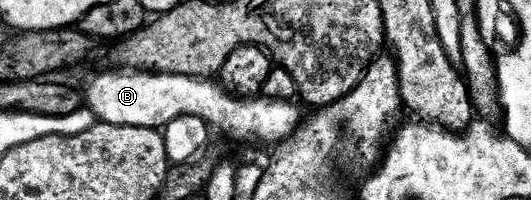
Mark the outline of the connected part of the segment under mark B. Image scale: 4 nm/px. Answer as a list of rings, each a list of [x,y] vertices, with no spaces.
[[[112,68],[106,74],[97,74],[89,82],[89,87],[84,87],[83,98],[87,103],[88,109],[92,110],[93,117],[98,123],[106,122],[112,126],[142,126],[143,128],[164,128],[167,124],[171,124],[171,120],[179,120],[179,116],[195,116],[196,118],[203,118],[205,123],[214,131],[222,130],[225,134],[230,134],[233,138],[254,138],[257,142],[275,142],[281,144],[291,135],[297,132],[300,127],[301,120],[299,120],[299,110],[296,103],[292,101],[272,100],[263,96],[254,98],[238,96],[236,93],[230,92],[224,85],[216,86],[216,81],[206,80],[203,78],[192,78],[191,76],[179,76],[178,74],[160,74],[151,70],[130,69],[130,68]]]

